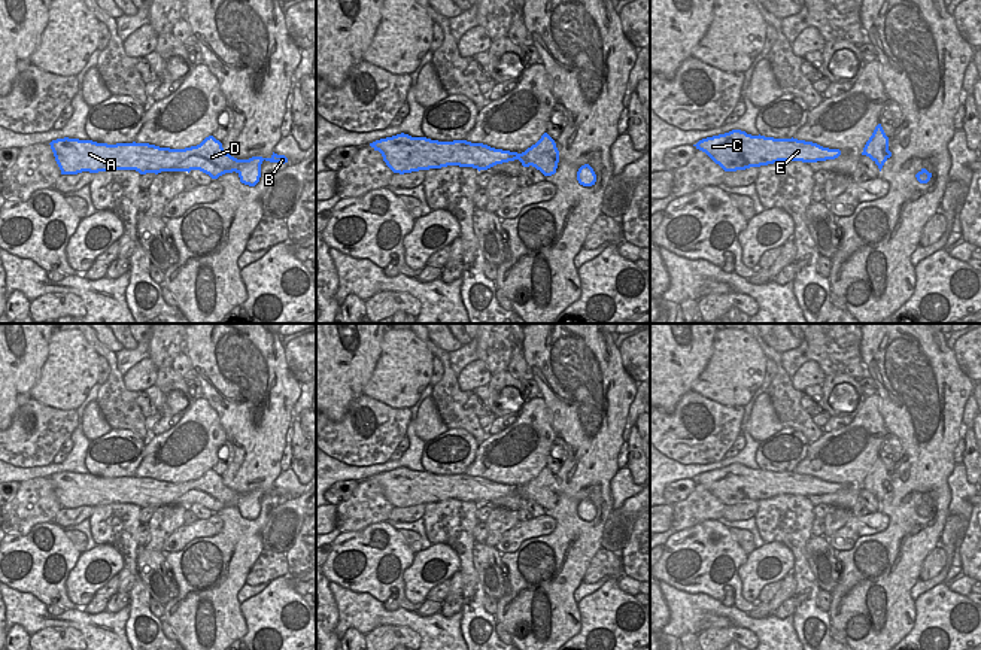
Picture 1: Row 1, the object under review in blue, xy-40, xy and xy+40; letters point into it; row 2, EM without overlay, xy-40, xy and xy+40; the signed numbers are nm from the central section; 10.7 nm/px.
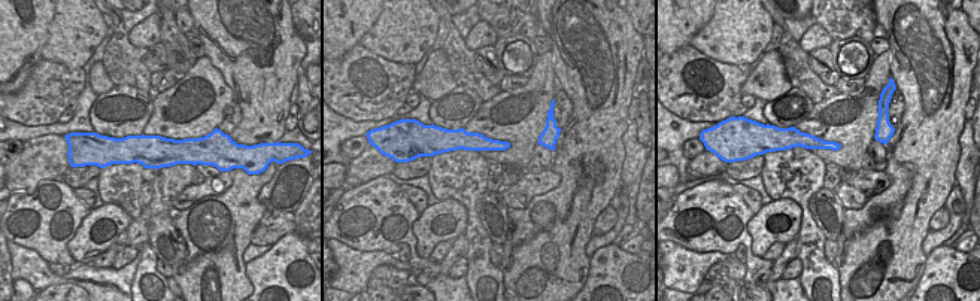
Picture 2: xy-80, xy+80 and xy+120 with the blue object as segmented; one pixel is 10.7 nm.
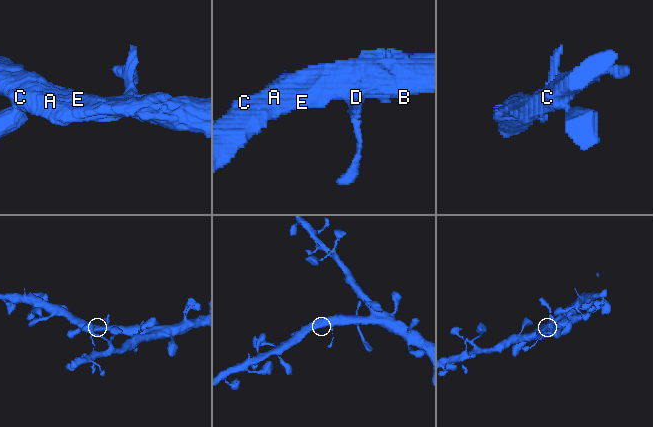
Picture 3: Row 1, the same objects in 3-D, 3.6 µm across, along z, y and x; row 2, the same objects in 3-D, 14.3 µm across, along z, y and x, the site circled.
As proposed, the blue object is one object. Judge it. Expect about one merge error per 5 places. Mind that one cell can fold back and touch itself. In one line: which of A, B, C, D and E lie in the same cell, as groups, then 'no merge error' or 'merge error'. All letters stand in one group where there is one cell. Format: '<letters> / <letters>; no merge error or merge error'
A B C D E; no merge error

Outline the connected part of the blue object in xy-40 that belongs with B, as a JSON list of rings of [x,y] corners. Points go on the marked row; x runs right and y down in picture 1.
[[[213,136],[200,145],[185,149],[160,148],[149,143],[97,143],[79,139],[52,140],[51,149],[61,174],[78,174],[82,171],[98,173],[107,170],[136,170],[140,174],[161,171],[200,170],[212,179],[236,171],[240,182],[255,186],[261,177],[262,161],[288,162],[285,155],[273,152],[270,158],[252,157],[237,160],[227,154],[222,143]]]

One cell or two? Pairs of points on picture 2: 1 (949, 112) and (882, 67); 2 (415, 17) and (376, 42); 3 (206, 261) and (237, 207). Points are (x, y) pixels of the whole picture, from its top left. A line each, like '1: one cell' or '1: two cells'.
1: two cells
2: one cell
3: one cell

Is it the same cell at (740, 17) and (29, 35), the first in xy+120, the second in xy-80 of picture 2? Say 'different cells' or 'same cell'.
different cells

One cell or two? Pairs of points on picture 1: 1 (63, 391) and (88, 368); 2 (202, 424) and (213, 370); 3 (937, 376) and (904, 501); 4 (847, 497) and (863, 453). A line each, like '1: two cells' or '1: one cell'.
1: one cell
2: two cells
3: one cell
4: one cell

